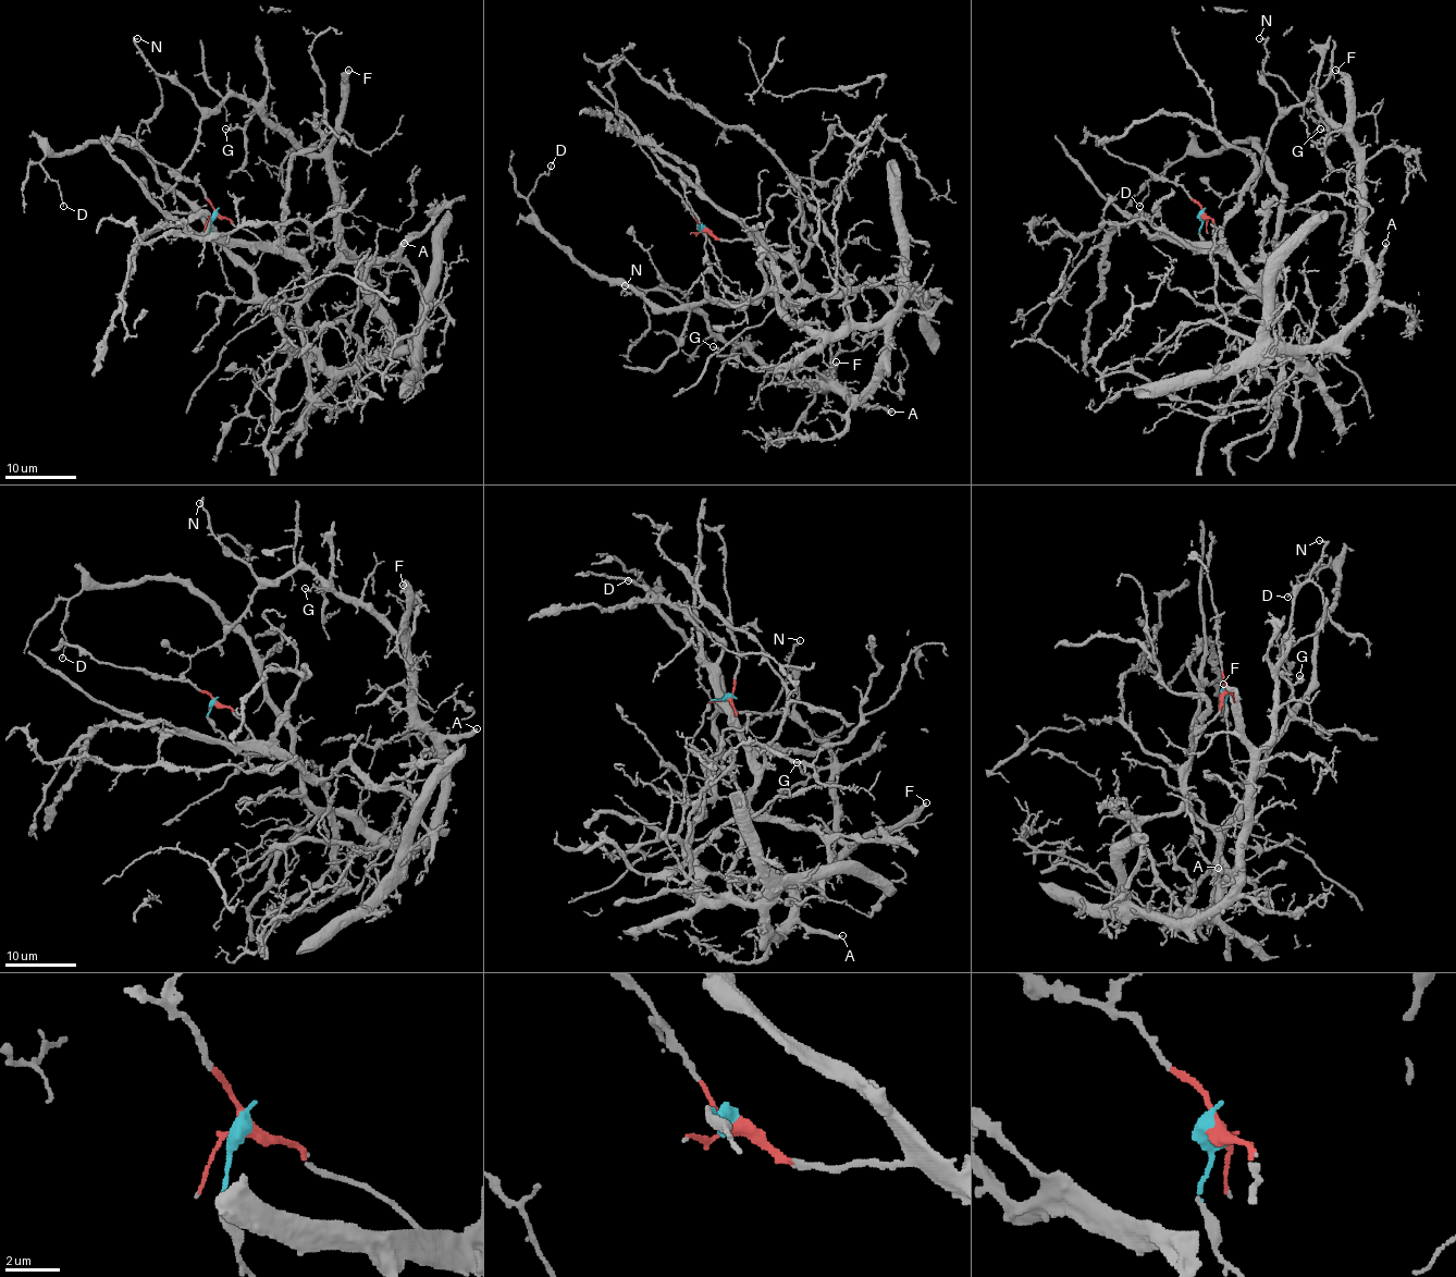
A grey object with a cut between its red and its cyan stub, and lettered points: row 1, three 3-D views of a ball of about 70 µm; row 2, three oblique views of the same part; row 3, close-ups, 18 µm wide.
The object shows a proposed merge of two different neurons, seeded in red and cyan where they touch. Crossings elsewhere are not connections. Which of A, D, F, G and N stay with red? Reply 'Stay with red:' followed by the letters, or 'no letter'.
Stay with red: no letter

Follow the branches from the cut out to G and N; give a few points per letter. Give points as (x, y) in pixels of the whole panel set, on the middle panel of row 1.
G: (702, 230), (731, 293), (770, 294), (815, 332), (885, 330), (863, 394), (787, 385), (743, 344), (713, 346)
N: (702, 230), (731, 293), (770, 294), (815, 332), (885, 330), (867, 393), (787, 385), (668, 293), (626, 285)

